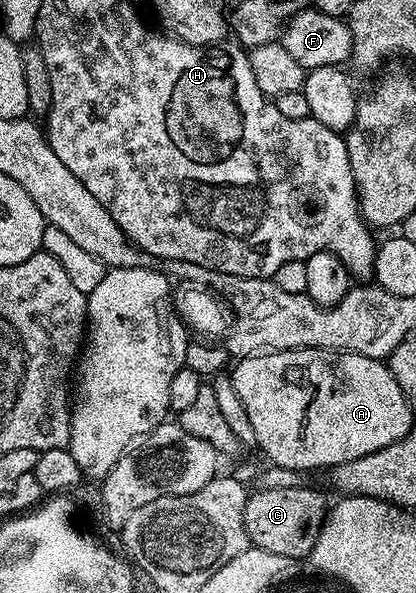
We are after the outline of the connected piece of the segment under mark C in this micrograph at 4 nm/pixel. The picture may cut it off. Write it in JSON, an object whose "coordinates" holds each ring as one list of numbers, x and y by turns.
{"coordinates":[[303,484,279,486,269,490,257,489,255,492,249,493,248,503,244,509,249,543,255,549,278,552,282,556,290,556,291,558,306,558,311,555,316,538,320,535,320,527,324,525,325,517,326,506,324,510,323,496,318,491,311,490,308,486,303,486]]}

